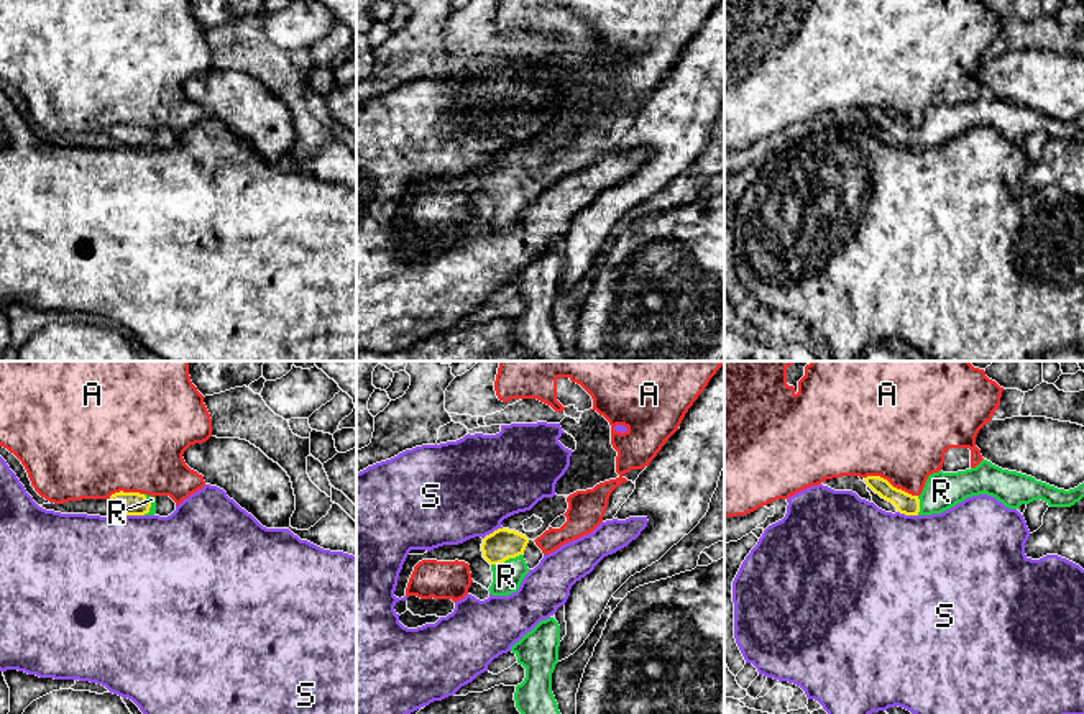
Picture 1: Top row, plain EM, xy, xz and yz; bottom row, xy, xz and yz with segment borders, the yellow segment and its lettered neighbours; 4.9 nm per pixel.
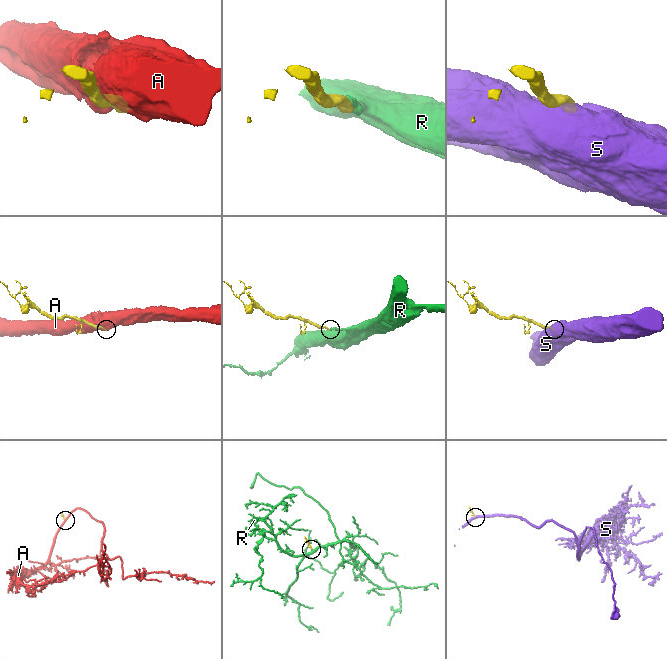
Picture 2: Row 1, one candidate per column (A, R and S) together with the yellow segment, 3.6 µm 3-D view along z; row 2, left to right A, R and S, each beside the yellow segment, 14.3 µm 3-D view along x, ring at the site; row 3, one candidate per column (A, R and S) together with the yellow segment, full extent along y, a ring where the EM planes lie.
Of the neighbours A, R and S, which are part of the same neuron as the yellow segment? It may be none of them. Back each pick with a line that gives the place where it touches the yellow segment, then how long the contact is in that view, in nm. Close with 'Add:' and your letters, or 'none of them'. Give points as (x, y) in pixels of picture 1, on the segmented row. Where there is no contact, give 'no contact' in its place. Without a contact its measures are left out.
R: contact xz (506, 558); length 160 nm
Add: R

